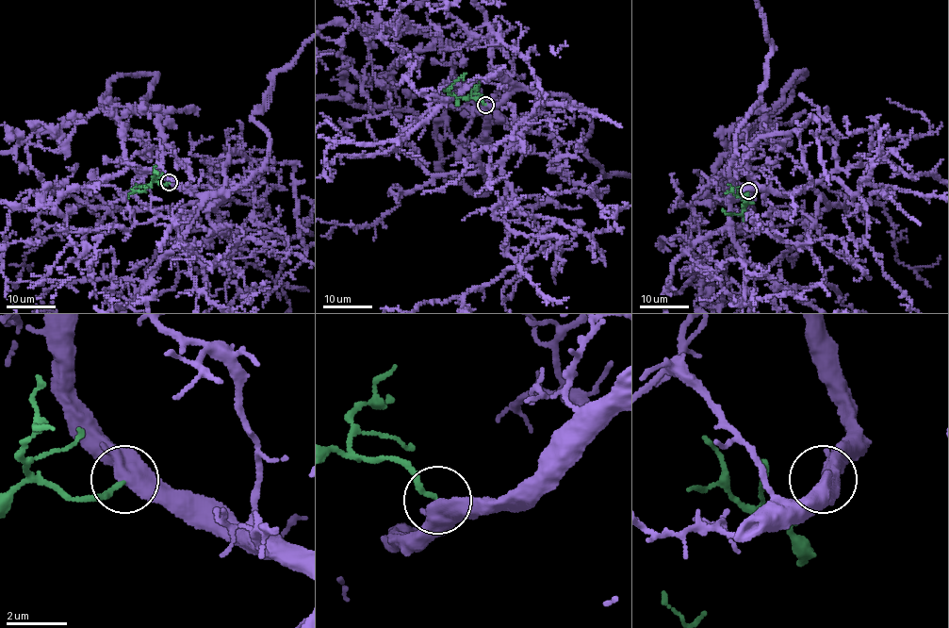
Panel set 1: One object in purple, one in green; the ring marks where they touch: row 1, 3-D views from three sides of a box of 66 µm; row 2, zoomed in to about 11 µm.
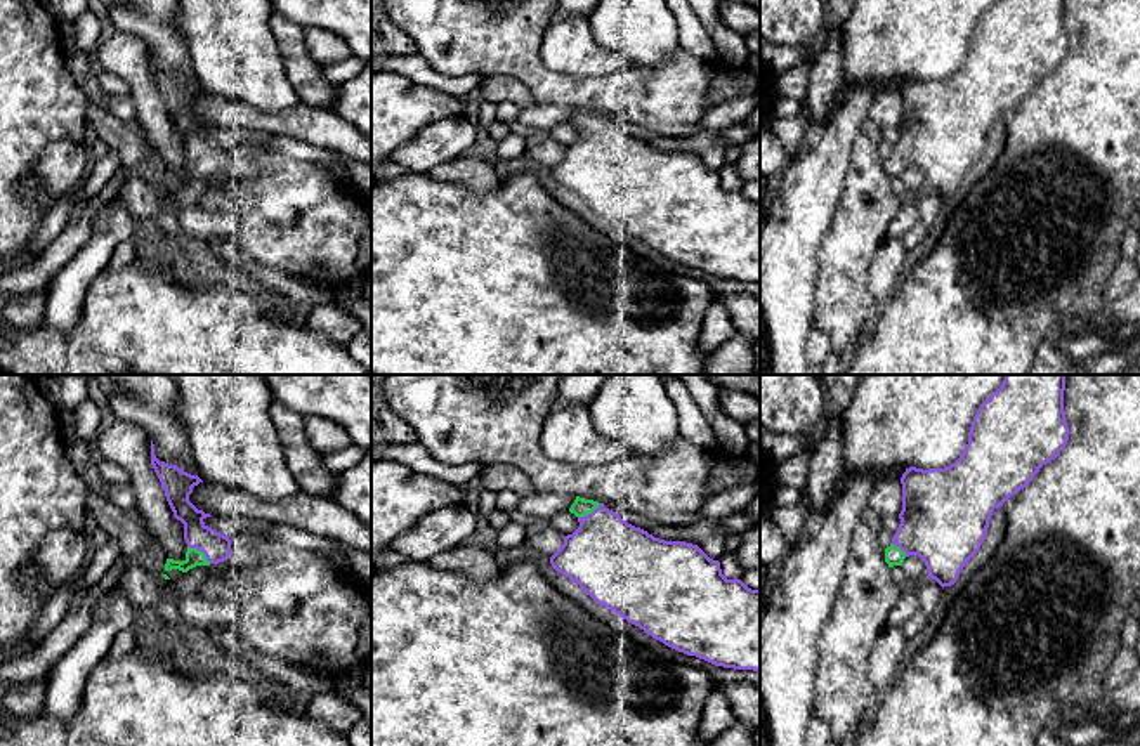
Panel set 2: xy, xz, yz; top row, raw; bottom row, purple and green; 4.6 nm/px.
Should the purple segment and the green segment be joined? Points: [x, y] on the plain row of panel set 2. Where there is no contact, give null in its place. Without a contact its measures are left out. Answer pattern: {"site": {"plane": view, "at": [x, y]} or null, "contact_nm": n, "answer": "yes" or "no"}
{"site": {"plane": "xy", "at": [200, 162]}, "contact_nm": 140, "answer": "yes"}

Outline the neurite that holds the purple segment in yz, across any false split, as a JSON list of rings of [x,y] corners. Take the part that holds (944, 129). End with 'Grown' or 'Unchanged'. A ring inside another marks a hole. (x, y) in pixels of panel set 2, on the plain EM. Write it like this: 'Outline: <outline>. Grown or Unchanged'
Outline: [[[998,0],[977,21],[968,43],[968,56],[954,75],[928,82],[916,78],[906,80],[901,88],[901,135],[892,149],[892,156],[885,160],[888,179],[902,177],[906,168],[918,167],[927,177],[928,189],[935,191],[942,200],[956,194],[965,175],[980,161],[993,123],[1024,101],[1039,80],[1055,71],[1065,59],[1069,38],[1064,23],[1064,2]]]. Grown

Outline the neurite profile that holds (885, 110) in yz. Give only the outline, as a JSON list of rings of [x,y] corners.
[[[887,90],[887,92],[876,94],[868,111],[868,118],[871,118],[881,128],[899,127],[902,121],[901,90]]]

